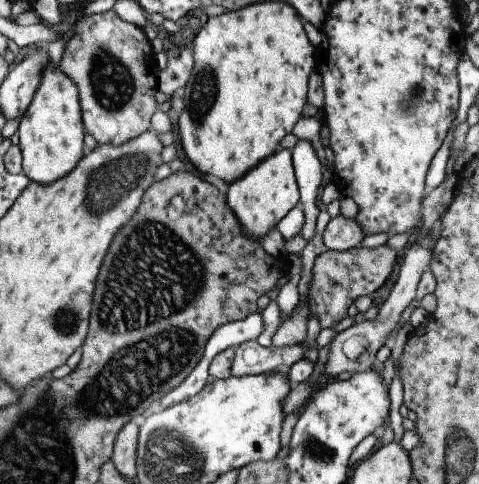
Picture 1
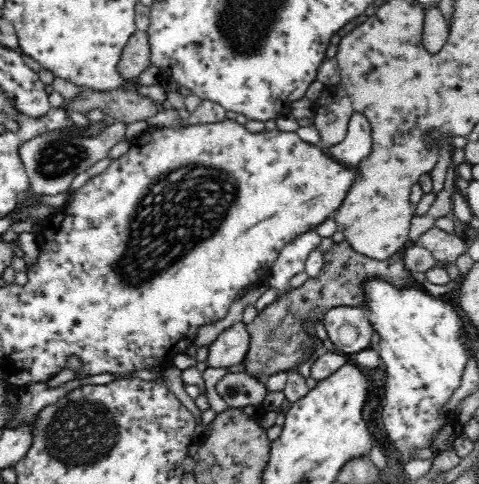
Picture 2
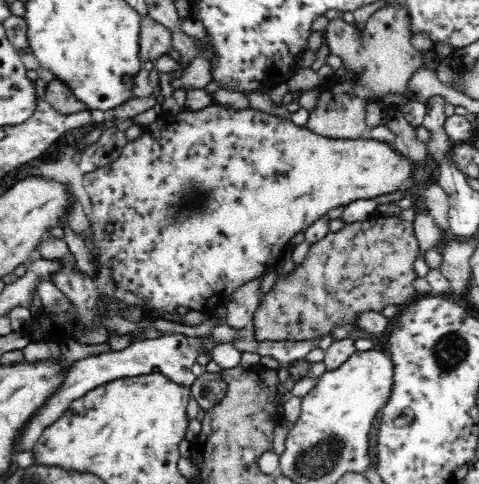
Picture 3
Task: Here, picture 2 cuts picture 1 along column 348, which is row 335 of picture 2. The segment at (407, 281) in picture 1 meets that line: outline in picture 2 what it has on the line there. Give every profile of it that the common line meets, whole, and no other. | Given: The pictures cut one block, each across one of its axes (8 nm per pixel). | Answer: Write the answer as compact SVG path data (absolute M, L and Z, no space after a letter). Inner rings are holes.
M336 306L324 316L324 326L328 330L330 340L336 346L336 352L352 356L360 350L368 350L372 338L372 324L366 316L364 308L352 306Z

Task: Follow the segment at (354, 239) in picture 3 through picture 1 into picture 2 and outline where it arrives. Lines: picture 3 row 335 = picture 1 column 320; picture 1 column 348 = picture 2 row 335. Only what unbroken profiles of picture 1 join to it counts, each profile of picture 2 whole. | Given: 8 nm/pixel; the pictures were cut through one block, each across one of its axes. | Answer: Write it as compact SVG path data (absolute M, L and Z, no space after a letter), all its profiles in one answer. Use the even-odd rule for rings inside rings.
M348 240L336 244L324 254L324 268L318 274L318 278L310 278L304 286L290 290L288 294L280 296L270 304L266 310L262 310L252 324L248 324L250 332L250 350L244 364L244 372L250 374L252 378L266 382L272 374L278 372L288 372L294 366L300 366L304 360L310 358L314 352L316 342L310 340L310 336L304 332L304 320L314 318L314 322L322 322L324 316L334 310L336 306L352 306L352 308L364 308L366 306L366 296L364 296L364 282L370 278L384 278L396 288L406 288L410 276L414 276L404 260L402 260L404 250L398 250L394 256L388 260L370 260L366 256L360 256Z

